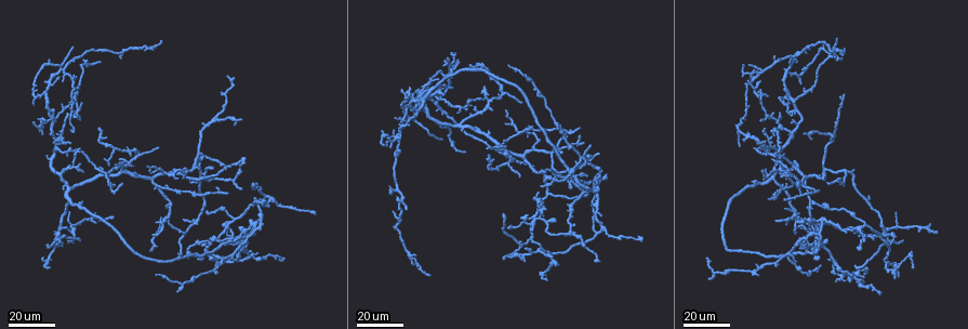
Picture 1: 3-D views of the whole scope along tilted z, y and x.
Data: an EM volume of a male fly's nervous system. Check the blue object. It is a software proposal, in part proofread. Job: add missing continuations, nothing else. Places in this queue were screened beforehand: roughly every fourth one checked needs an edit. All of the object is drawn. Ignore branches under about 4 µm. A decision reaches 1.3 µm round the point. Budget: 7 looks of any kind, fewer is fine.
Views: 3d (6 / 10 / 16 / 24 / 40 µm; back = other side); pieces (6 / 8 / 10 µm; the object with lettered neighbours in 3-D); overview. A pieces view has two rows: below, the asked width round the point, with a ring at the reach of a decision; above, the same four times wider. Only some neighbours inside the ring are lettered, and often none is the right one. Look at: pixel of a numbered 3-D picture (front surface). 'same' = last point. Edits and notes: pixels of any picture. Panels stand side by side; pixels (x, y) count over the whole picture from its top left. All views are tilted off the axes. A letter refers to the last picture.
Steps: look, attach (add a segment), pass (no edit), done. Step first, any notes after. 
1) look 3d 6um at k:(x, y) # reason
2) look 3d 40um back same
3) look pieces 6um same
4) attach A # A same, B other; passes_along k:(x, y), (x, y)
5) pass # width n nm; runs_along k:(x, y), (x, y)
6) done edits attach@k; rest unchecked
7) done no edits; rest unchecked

look 3d 40um at 1:(214, 168) # free end

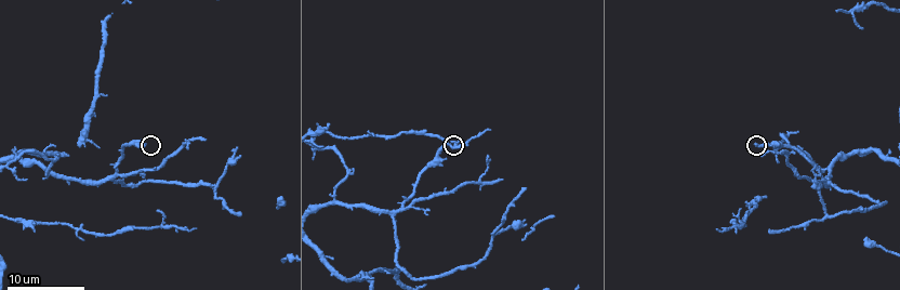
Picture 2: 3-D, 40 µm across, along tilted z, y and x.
look pieces 6um at 2:(143, 147)

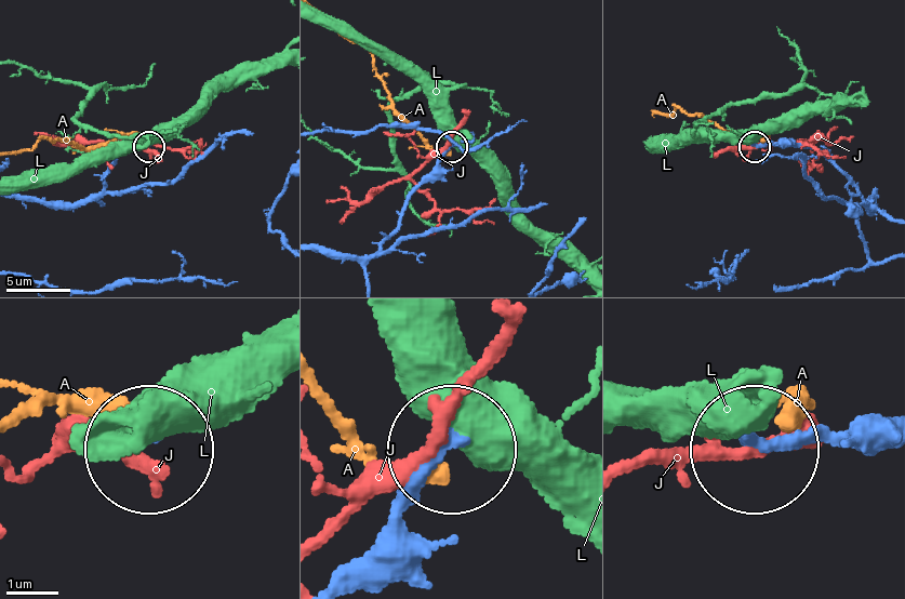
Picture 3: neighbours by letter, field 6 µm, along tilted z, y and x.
pass # A other, J other, L other; none of them fits

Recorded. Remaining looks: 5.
look 3d 40um at 1:(156, 148) # thin end

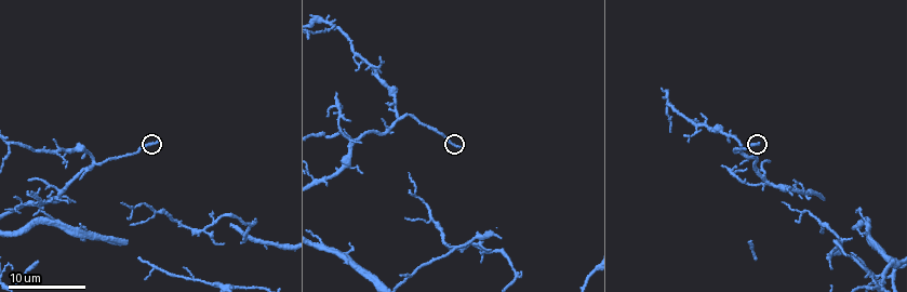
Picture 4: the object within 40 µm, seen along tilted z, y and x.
look pieces 6um at 4:(458, 147)

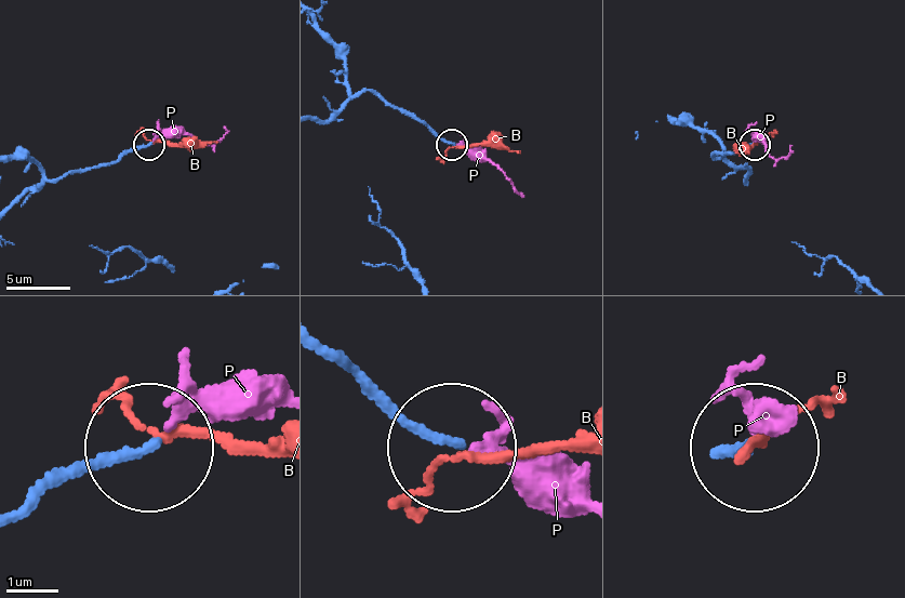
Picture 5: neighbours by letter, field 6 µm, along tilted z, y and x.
pass # B other, P other; runs_along 5:(17, 512), (146, 451); no lettered segment goes on from it

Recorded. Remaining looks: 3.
look 3d 24um at 1:(774, 221) # branch stops here

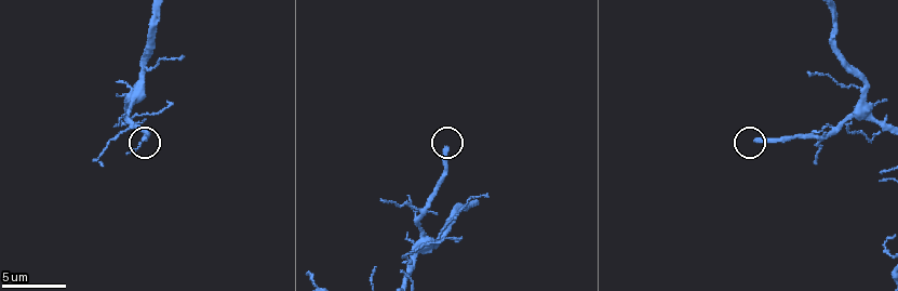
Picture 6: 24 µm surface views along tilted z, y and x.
look pieces 6um at 6:(447, 147)

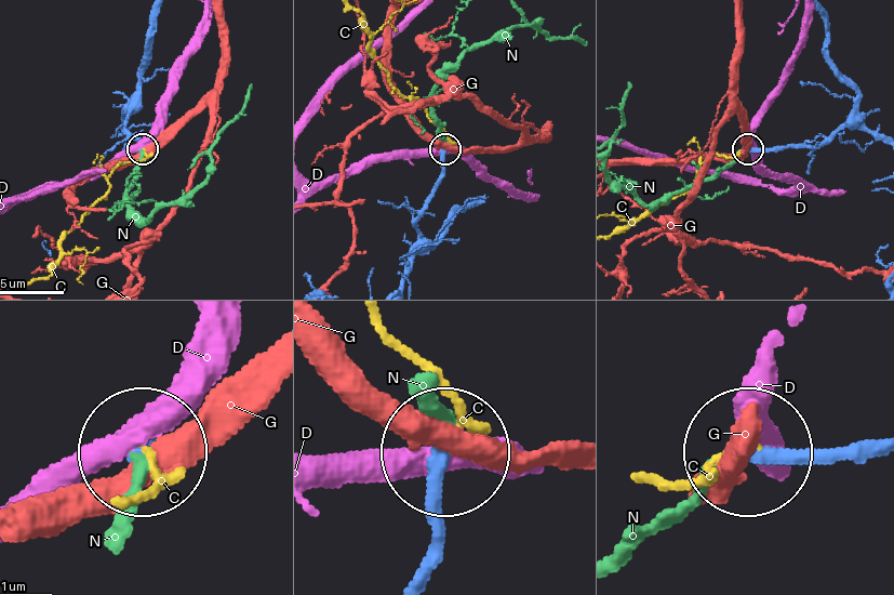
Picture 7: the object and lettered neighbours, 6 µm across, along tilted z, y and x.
attach N # width 280 nm; C other, D other, G other, N same; passes_along 7:(415, 582), (438, 525), (429, 394); the neuron continues

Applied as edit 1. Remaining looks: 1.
done edits attach@7; rest unchecked

